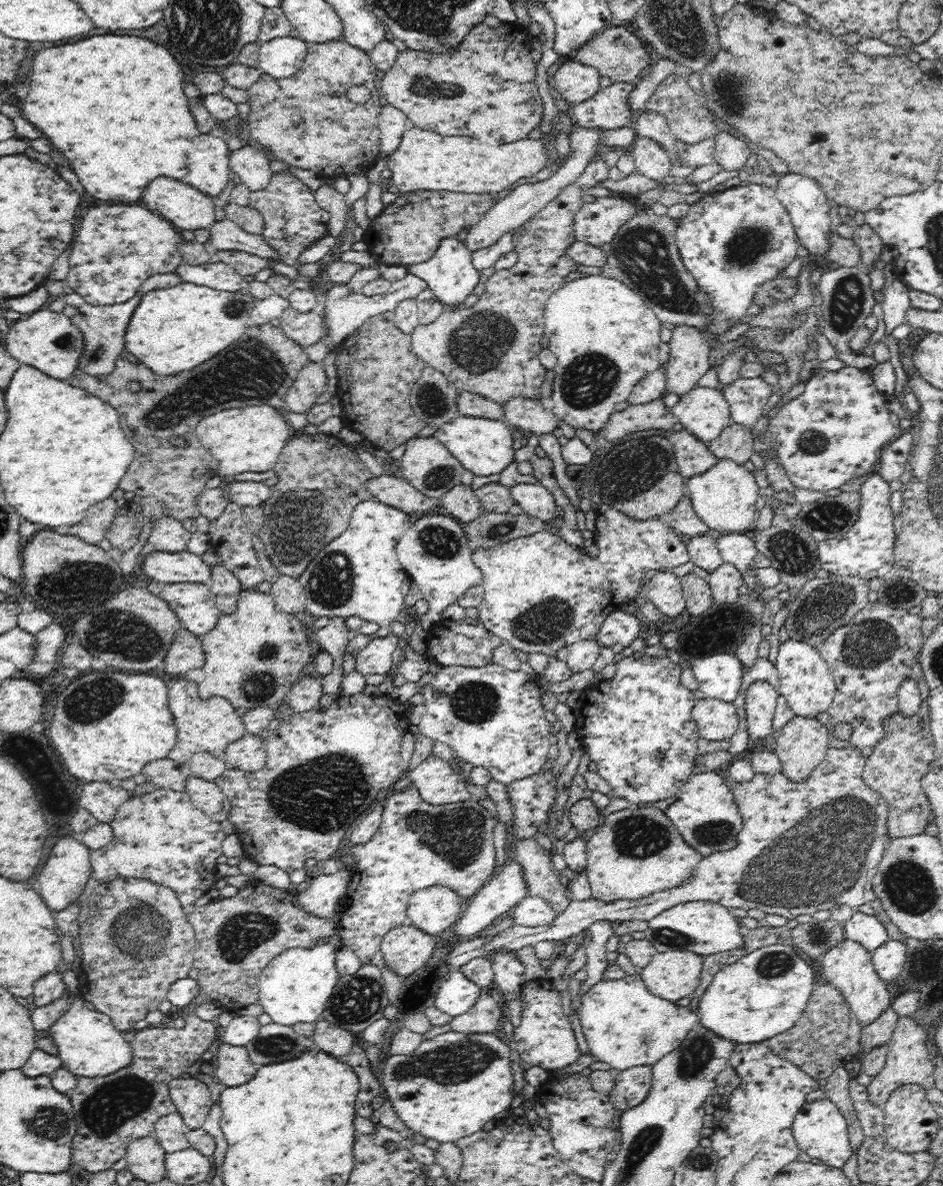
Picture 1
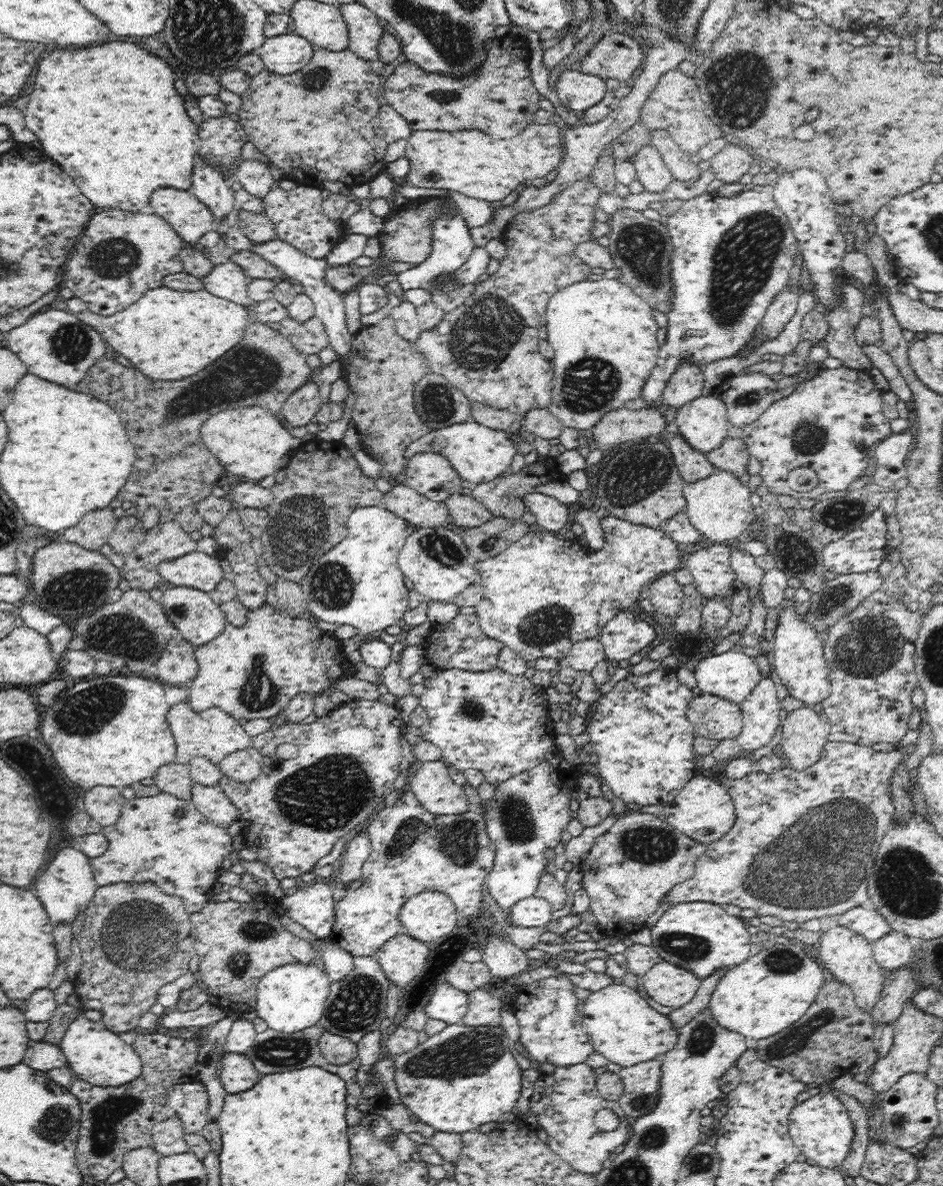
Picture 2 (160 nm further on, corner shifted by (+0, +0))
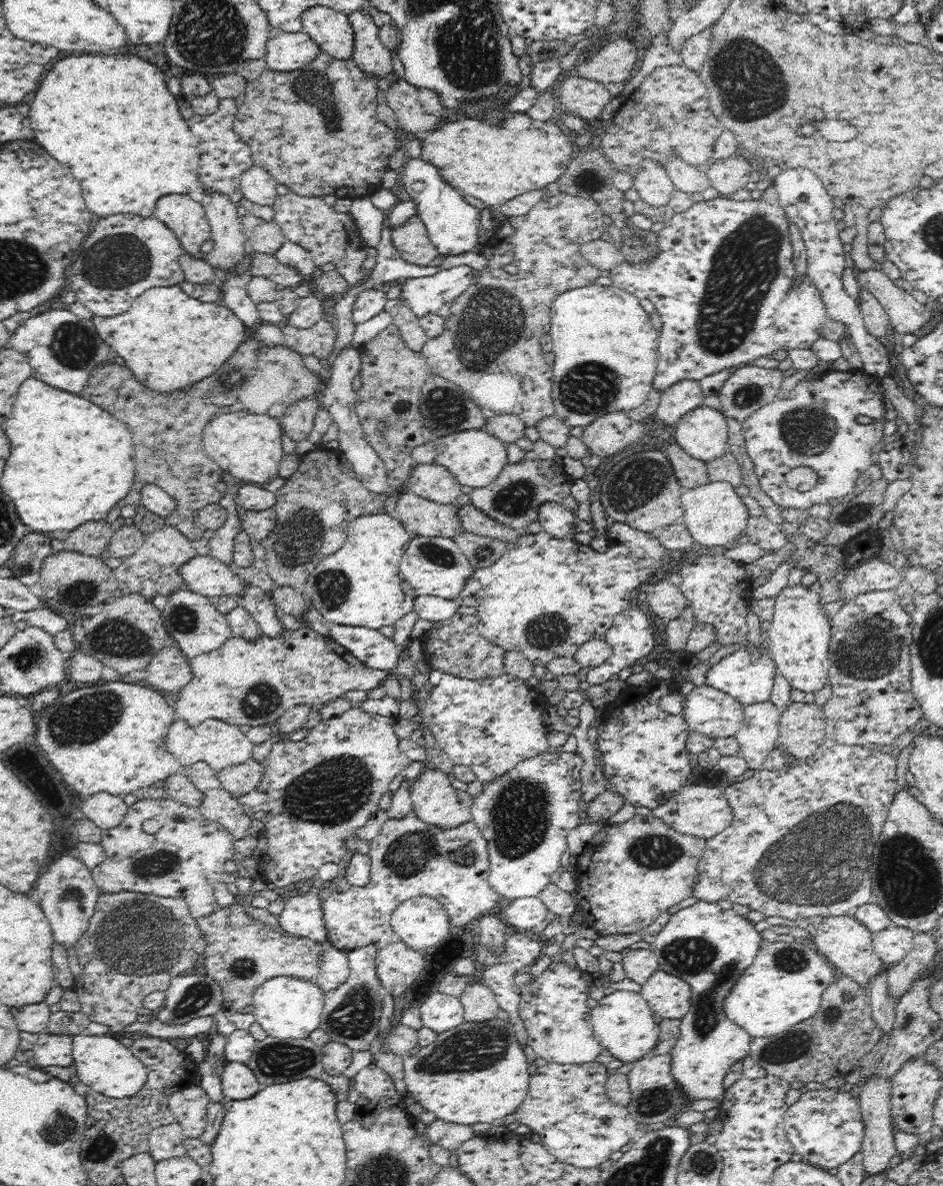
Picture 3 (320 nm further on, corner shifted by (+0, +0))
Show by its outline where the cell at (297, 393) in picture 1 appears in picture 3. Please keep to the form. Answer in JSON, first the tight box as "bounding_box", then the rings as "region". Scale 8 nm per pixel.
{"bounding_box":[280,397,319,444],"region":[[[308,397],[287,406],[280,416],[282,418],[281,429],[283,434],[287,434],[296,444],[301,440],[308,439],[319,408],[315,397]]]}

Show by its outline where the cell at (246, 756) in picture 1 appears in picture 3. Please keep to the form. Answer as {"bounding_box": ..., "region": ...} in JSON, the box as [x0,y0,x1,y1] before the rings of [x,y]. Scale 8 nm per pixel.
{"bounding_box":[216,759,262,797],"region":[[[254,759],[216,772],[221,787],[233,797],[248,794],[262,784],[262,765]]]}

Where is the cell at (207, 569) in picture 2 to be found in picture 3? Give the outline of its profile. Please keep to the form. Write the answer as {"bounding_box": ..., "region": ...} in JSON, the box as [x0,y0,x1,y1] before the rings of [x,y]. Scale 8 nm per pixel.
{"bounding_box":[180,555,248,599],"region":[[[210,555],[196,556],[180,568],[184,584],[205,597],[228,596],[240,599],[248,584],[230,566]]]}

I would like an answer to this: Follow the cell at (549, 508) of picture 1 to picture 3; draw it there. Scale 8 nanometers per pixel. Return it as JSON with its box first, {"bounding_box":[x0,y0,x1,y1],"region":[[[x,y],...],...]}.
{"bounding_box":[538,502,576,540],"region":[[[556,502],[542,504],[538,510],[538,523],[542,525],[542,531],[557,540],[564,540],[565,536],[570,535],[575,522],[576,514]]]}

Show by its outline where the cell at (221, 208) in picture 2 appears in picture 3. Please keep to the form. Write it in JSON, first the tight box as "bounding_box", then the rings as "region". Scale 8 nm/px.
{"bounding_box":[200,193,247,275],"region":[[[210,193],[203,196],[201,205],[204,207],[206,218],[208,219],[211,228],[211,238],[214,240],[214,246],[210,252],[202,252],[200,258],[203,261],[206,261],[206,263],[208,263],[212,268],[220,269],[222,272],[226,271],[230,275],[232,273],[236,273],[236,275],[238,273],[242,273],[237,272],[237,266],[246,260],[244,245],[247,240],[245,234],[242,232],[241,218],[238,217],[238,212],[236,211],[238,204],[232,202],[228,195],[224,195],[222,193]]]}

